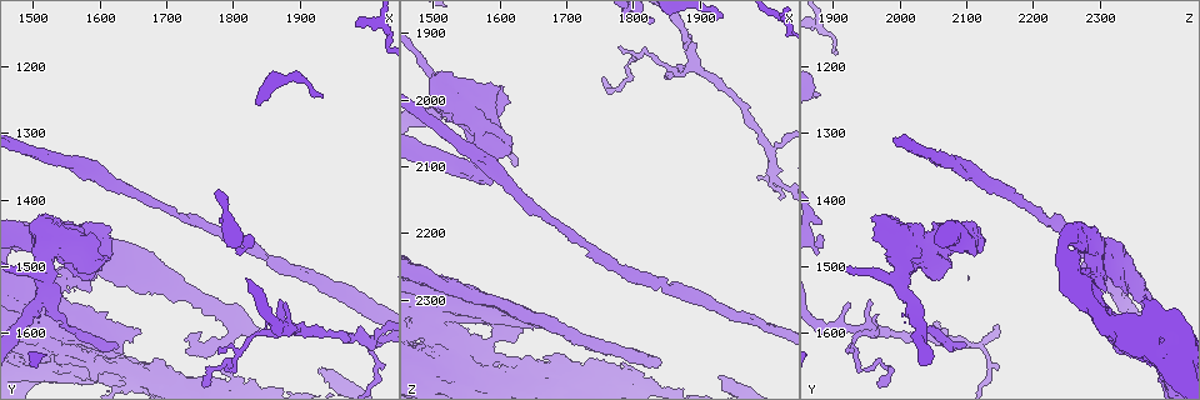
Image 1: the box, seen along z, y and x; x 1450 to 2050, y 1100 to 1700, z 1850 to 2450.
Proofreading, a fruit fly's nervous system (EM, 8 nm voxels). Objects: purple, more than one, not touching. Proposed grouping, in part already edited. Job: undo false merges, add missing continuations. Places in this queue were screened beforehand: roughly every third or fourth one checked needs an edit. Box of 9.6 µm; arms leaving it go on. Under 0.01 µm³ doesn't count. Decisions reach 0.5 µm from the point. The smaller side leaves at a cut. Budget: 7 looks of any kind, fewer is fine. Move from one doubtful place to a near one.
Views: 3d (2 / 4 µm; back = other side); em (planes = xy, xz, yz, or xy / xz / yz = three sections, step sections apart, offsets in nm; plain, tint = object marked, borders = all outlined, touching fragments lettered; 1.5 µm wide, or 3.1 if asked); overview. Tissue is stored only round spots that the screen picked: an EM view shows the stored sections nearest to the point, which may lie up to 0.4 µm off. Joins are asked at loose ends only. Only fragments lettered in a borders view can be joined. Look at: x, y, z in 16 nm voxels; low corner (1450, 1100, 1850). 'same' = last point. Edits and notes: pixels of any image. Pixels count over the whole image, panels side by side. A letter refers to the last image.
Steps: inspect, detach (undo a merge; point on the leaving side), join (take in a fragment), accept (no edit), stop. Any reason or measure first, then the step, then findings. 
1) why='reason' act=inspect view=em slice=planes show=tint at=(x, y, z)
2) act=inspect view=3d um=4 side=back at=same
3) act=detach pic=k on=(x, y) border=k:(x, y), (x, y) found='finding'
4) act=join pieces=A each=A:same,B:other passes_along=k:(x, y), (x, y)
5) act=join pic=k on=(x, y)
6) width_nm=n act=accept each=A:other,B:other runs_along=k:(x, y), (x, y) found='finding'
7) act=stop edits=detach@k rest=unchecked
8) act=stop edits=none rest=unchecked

why='sudden change in width' act=inspect view=3d um=4 at=(1515, 1545, 2010)

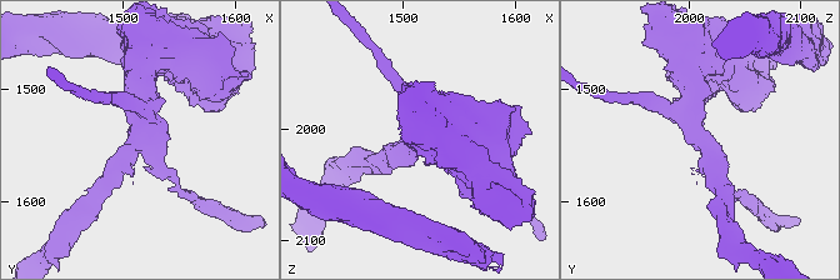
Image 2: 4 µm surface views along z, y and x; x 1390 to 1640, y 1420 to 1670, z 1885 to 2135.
arms=3 why='need the tissue' act=inspect view=em slice=planes show=tint at=(1514, 1544, 2012)

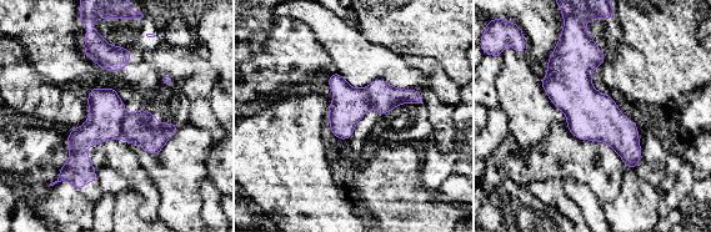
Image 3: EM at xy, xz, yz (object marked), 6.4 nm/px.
act=inspect view=em slice=planes show=borders at=same

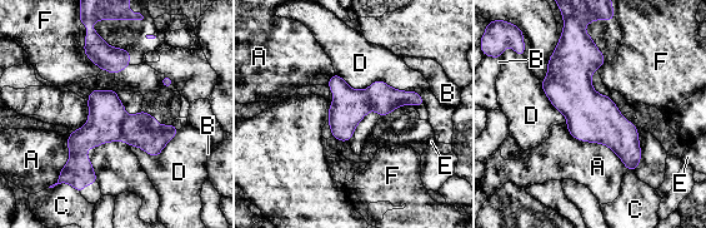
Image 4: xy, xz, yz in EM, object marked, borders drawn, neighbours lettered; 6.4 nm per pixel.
act=detach pic=4 on=(141, 129) each=A:other,B:other,C:other,D:other,E:other,F:other border=4:(126, 117), (120, 139) found='a second neuron is stuck on'

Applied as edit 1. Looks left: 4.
act=inspect view=3d um=2 at=(1585, 1460, 2130)

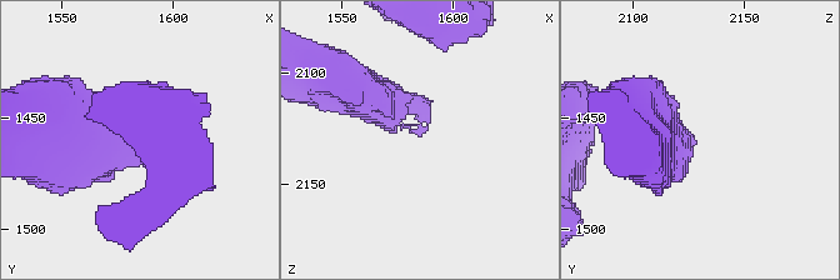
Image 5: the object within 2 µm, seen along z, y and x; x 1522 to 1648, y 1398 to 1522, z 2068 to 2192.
why='shape alone is not enough' act=inspect view=em slice=xy step=4 show=tint at=(1587, 1461, 2126)

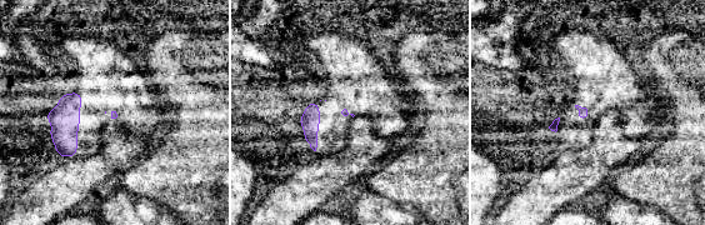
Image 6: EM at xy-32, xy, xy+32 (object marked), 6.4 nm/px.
why='another direction' act=inspect view=em slice=yz step=4 show=borders at=same

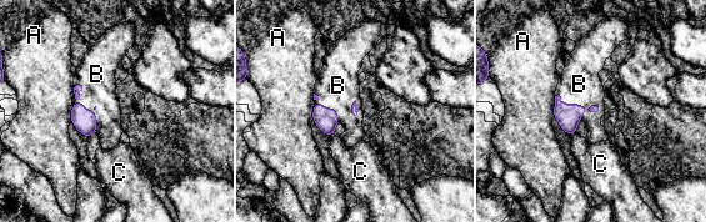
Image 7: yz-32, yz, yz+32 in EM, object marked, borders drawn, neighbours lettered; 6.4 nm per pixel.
act=join pieces=B each=A:other,B:same,C:other passes_along=7:(569, 116), (576, 105), (579, 84) found='it goes on there'

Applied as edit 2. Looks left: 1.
act=stop edits=detach@4,join@7 rest=unchecked

